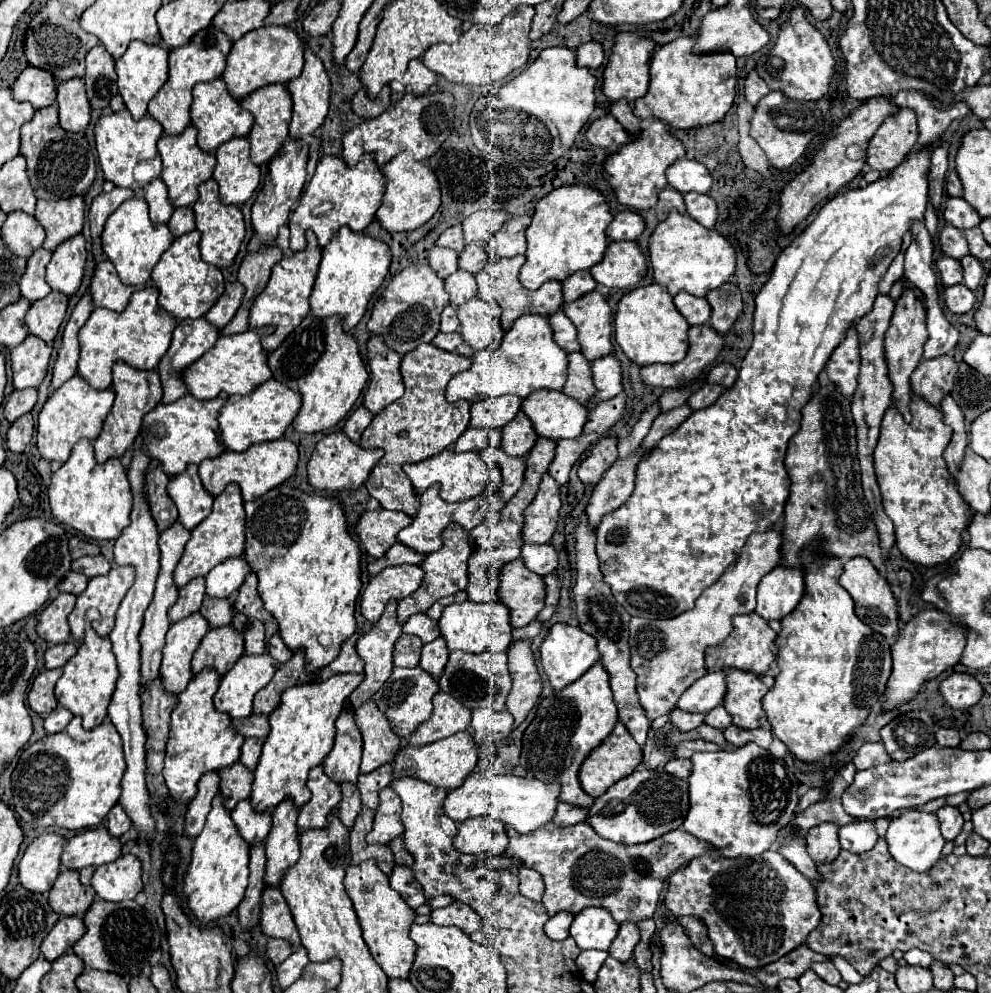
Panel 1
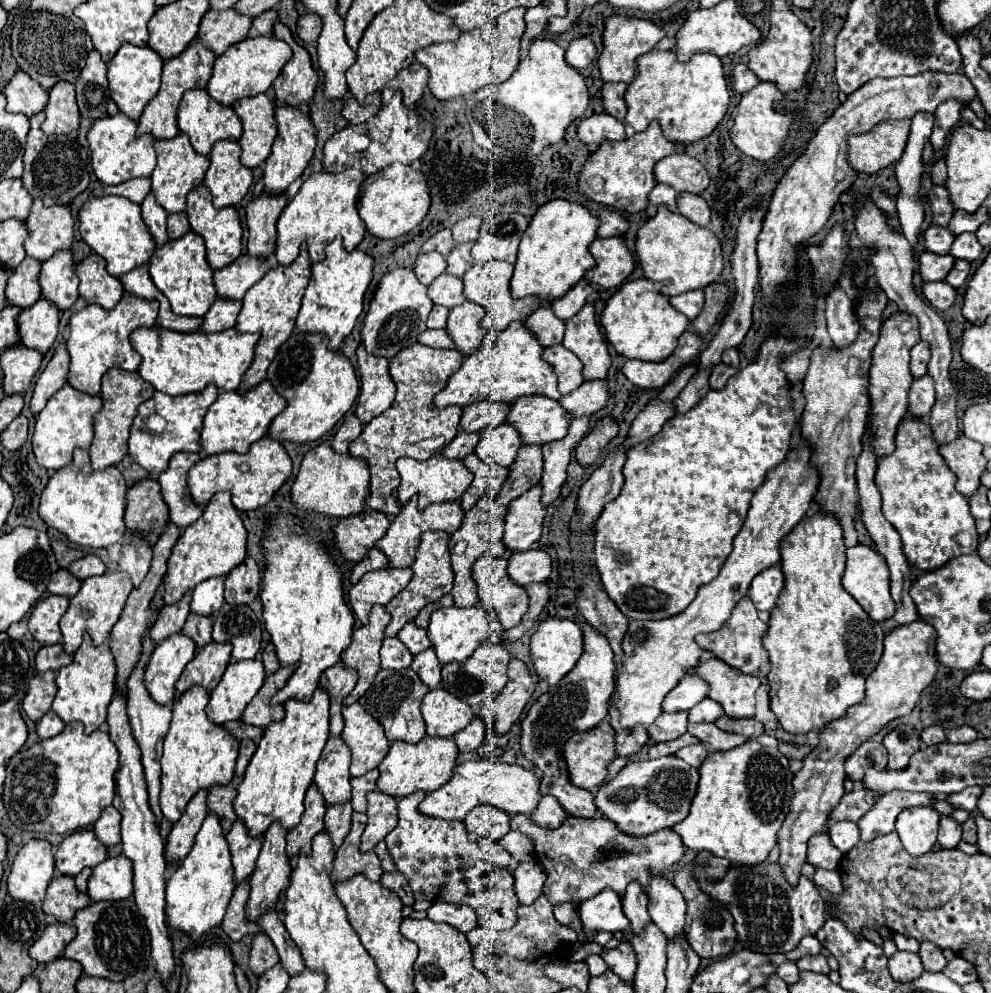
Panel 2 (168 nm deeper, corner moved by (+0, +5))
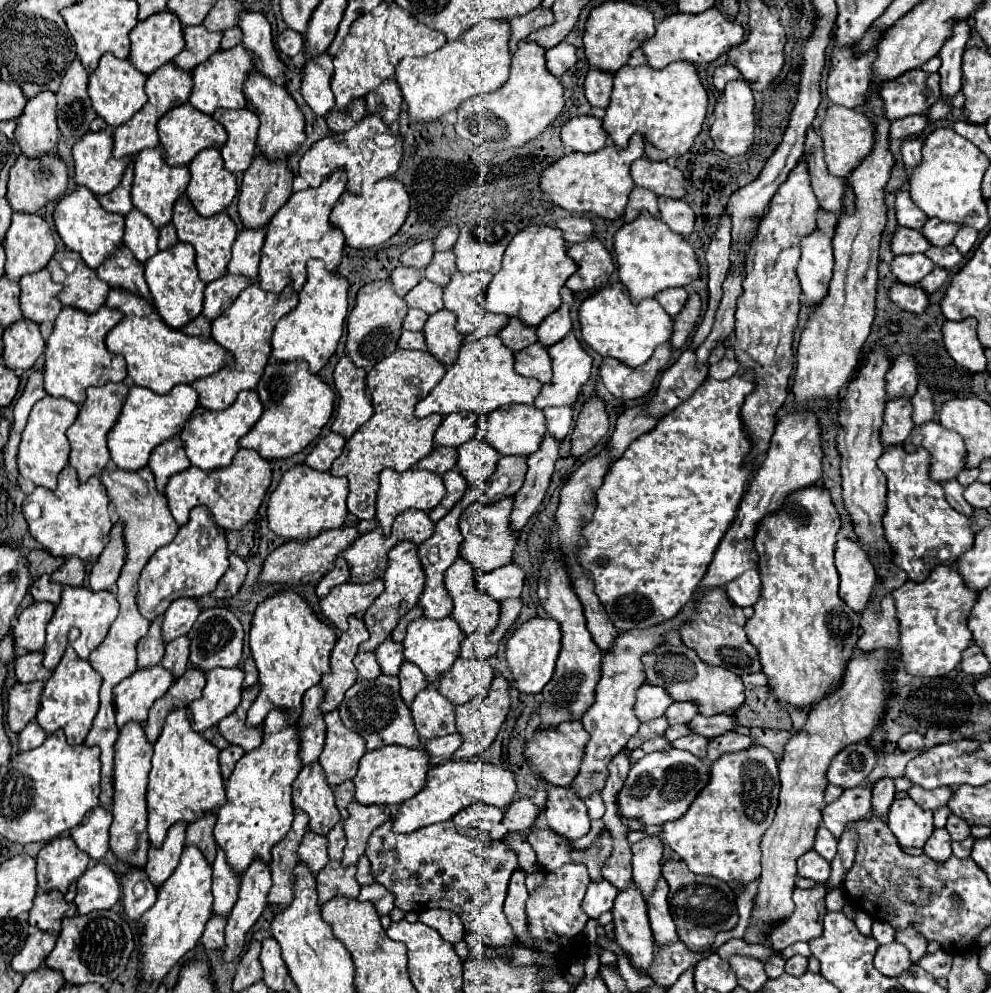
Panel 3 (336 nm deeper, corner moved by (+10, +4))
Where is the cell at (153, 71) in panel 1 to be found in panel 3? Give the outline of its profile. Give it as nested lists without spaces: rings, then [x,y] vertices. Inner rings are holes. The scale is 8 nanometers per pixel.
[[[105,53],[99,61],[97,71],[93,71],[93,75],[89,77],[89,97],[97,115],[103,117],[111,127],[123,125],[135,111],[139,111],[147,103],[145,81],[147,75],[137,71],[129,59],[117,59],[115,55]]]

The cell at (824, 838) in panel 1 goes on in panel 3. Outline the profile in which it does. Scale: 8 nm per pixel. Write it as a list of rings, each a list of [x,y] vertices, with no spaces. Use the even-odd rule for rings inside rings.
[[[807,851],[805,855],[801,855],[801,859],[797,859],[797,871],[801,877],[813,879],[817,883],[825,883],[825,879],[829,879],[831,875],[831,865],[829,861],[821,859],[821,855],[817,855],[817,851]]]

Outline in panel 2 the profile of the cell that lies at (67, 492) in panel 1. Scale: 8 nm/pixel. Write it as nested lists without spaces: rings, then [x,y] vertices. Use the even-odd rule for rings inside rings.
[[[75,450],[73,462],[55,472],[41,492],[39,516],[47,526],[59,530],[69,538],[69,542],[81,548],[107,548],[111,544],[121,544],[127,532],[123,522],[125,492],[125,480],[115,466],[95,472],[87,450]]]

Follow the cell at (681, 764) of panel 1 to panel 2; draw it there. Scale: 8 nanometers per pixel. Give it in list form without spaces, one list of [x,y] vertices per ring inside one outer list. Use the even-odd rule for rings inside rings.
[[[697,742],[697,744],[693,744],[693,746],[681,748],[675,756],[679,756],[681,760],[685,760],[685,762],[691,764],[691,766],[699,766],[699,764],[707,758],[707,754],[709,754],[709,746],[705,746],[703,742]]]

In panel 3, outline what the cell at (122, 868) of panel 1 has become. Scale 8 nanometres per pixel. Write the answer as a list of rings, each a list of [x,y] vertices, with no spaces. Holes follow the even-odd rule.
[[[105,863],[89,867],[77,879],[75,905],[79,913],[89,913],[93,909],[111,909],[121,897],[121,885],[113,869]]]

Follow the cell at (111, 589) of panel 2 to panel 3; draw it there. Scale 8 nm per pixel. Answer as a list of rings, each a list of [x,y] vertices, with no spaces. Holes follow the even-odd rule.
[[[65,587],[63,595],[61,595],[61,603],[55,607],[55,615],[47,623],[47,643],[43,647],[43,655],[45,655],[43,663],[45,663],[45,667],[53,669],[61,661],[61,657],[65,653],[65,647],[67,647],[71,627],[77,627],[81,631],[81,635],[71,645],[73,645],[73,649],[77,651],[77,655],[81,659],[87,659],[89,653],[107,635],[109,625],[115,621],[117,615],[119,615],[119,601],[117,601],[113,591],[109,591],[109,589],[93,591],[89,587]]]

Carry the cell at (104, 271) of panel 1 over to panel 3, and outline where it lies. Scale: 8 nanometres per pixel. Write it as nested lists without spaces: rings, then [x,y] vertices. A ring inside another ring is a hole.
[[[57,251],[53,259],[47,265],[53,281],[63,285],[63,291],[59,295],[63,305],[71,305],[77,309],[83,309],[87,313],[95,313],[101,305],[105,305],[109,295],[109,285],[97,277],[97,271],[89,269],[81,255],[75,251]],[[63,259],[73,259],[77,263],[77,269],[73,273],[65,273],[61,269]]]

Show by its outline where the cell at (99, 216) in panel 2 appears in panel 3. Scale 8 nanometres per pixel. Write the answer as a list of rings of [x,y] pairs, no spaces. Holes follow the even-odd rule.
[[[77,187],[71,195],[61,197],[53,217],[55,217],[55,227],[67,249],[77,251],[91,269],[101,267],[109,257],[113,257],[123,247],[125,217],[119,213],[105,211],[99,205],[97,197],[85,187]]]

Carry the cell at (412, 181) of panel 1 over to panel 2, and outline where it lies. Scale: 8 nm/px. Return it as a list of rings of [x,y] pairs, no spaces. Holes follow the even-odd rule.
[[[391,164],[381,172],[363,180],[363,190],[359,196],[359,216],[365,222],[365,228],[375,238],[397,238],[401,234],[411,232],[425,214],[429,212],[431,196],[427,190],[427,180],[419,170],[413,170],[405,164]]]

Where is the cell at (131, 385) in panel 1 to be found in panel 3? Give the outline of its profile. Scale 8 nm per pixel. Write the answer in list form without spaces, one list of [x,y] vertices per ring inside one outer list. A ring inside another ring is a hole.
[[[107,383],[101,387],[89,387],[87,401],[83,403],[77,421],[67,429],[67,439],[71,443],[69,463],[77,469],[81,483],[87,481],[91,475],[97,475],[109,463],[109,449],[107,449],[107,435],[111,427],[117,423],[117,415],[121,413],[129,395],[129,385],[121,383]]]

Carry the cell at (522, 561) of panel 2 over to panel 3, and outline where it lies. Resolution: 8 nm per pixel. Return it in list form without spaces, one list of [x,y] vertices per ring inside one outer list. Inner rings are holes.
[[[507,563],[505,567],[493,569],[491,573],[483,573],[479,577],[477,587],[485,593],[491,595],[497,601],[503,601],[507,597],[519,597],[525,585],[525,571],[517,563]]]

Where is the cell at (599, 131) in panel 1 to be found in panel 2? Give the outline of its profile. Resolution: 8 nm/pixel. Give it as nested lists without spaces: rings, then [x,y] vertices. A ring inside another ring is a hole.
[[[593,114],[577,126],[577,138],[587,146],[599,146],[607,140],[625,140],[625,126],[609,114]]]

